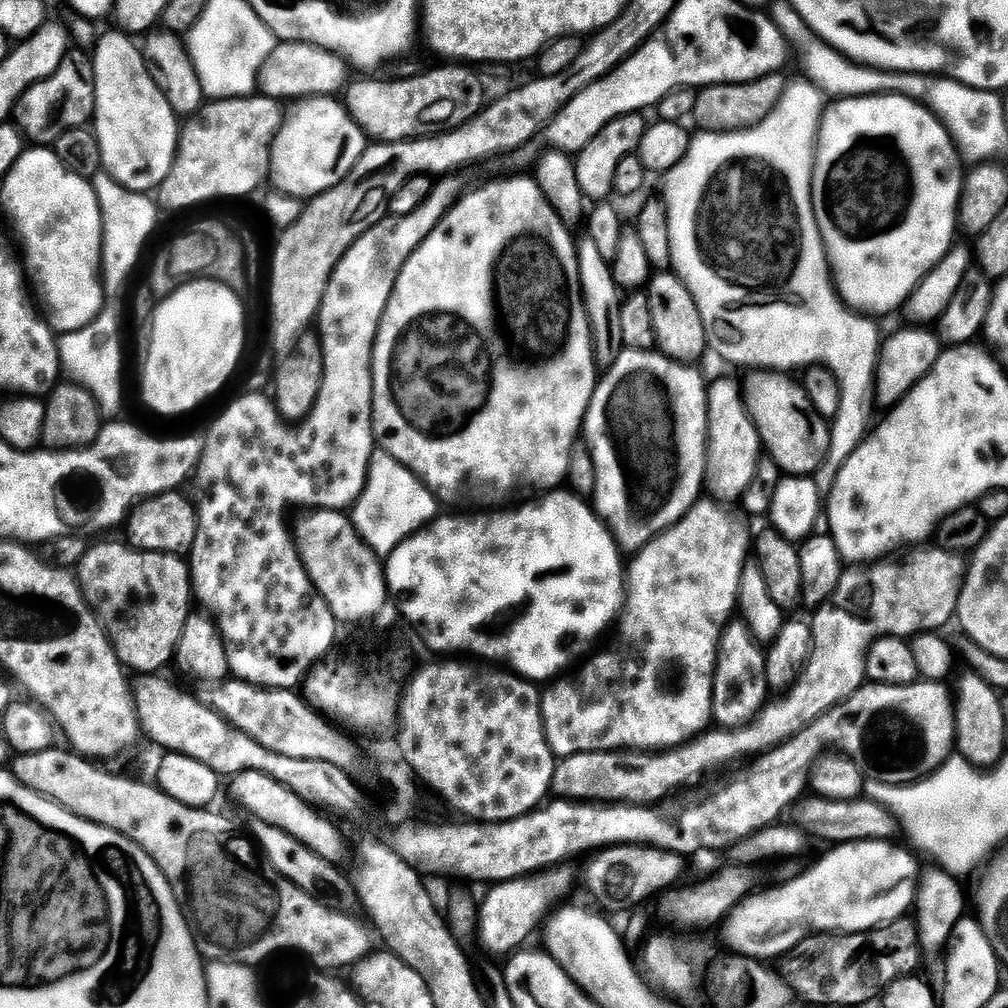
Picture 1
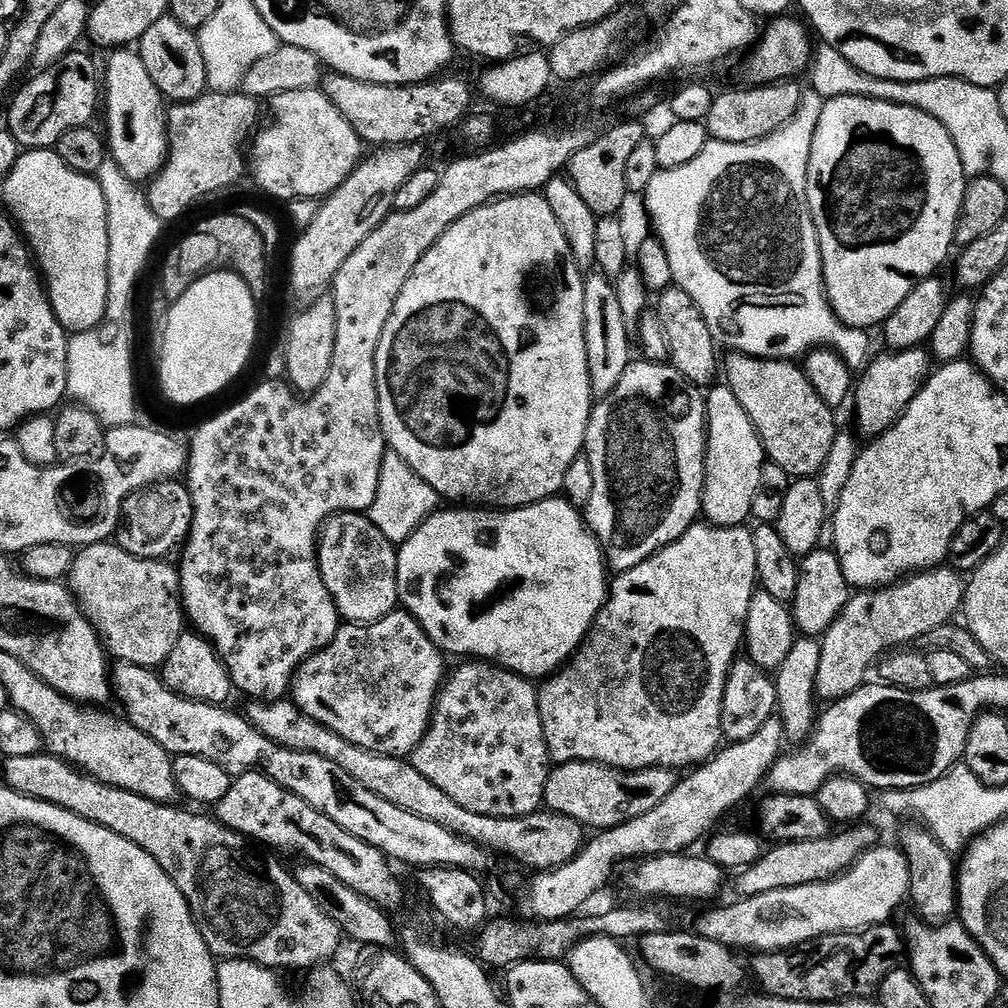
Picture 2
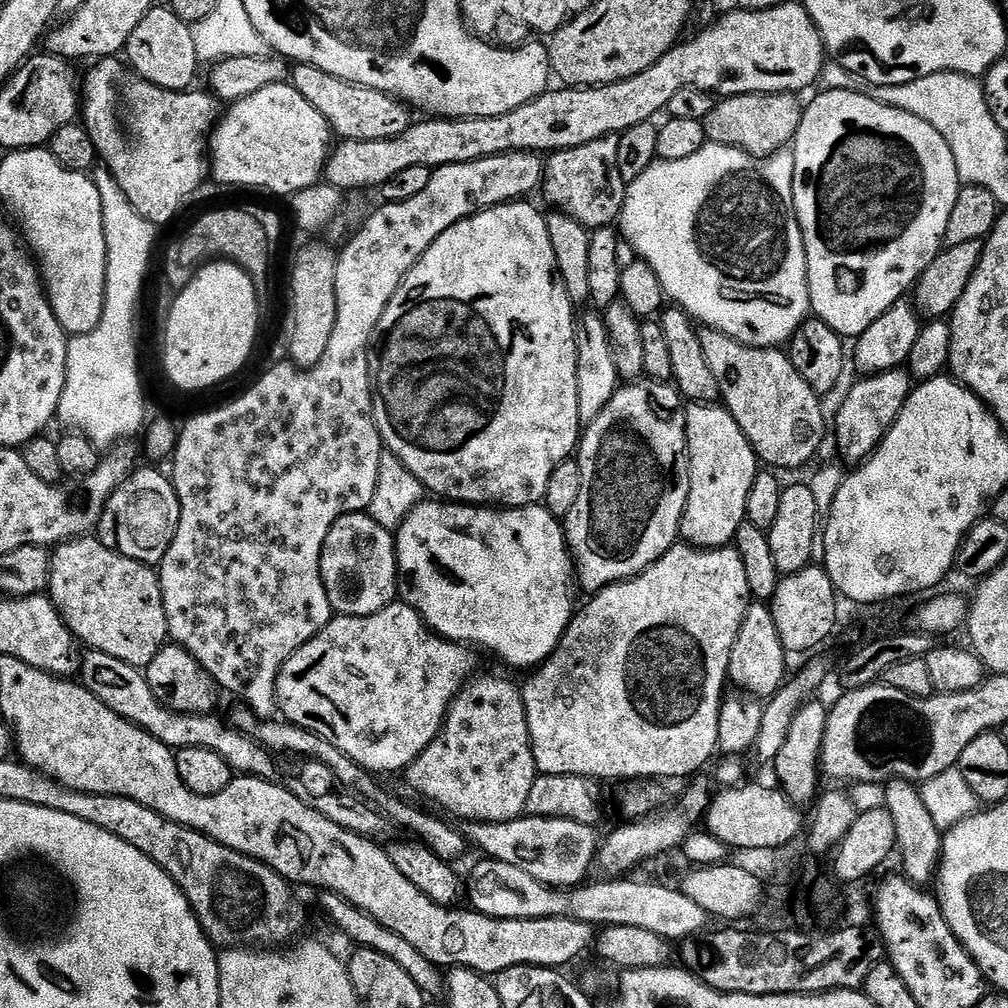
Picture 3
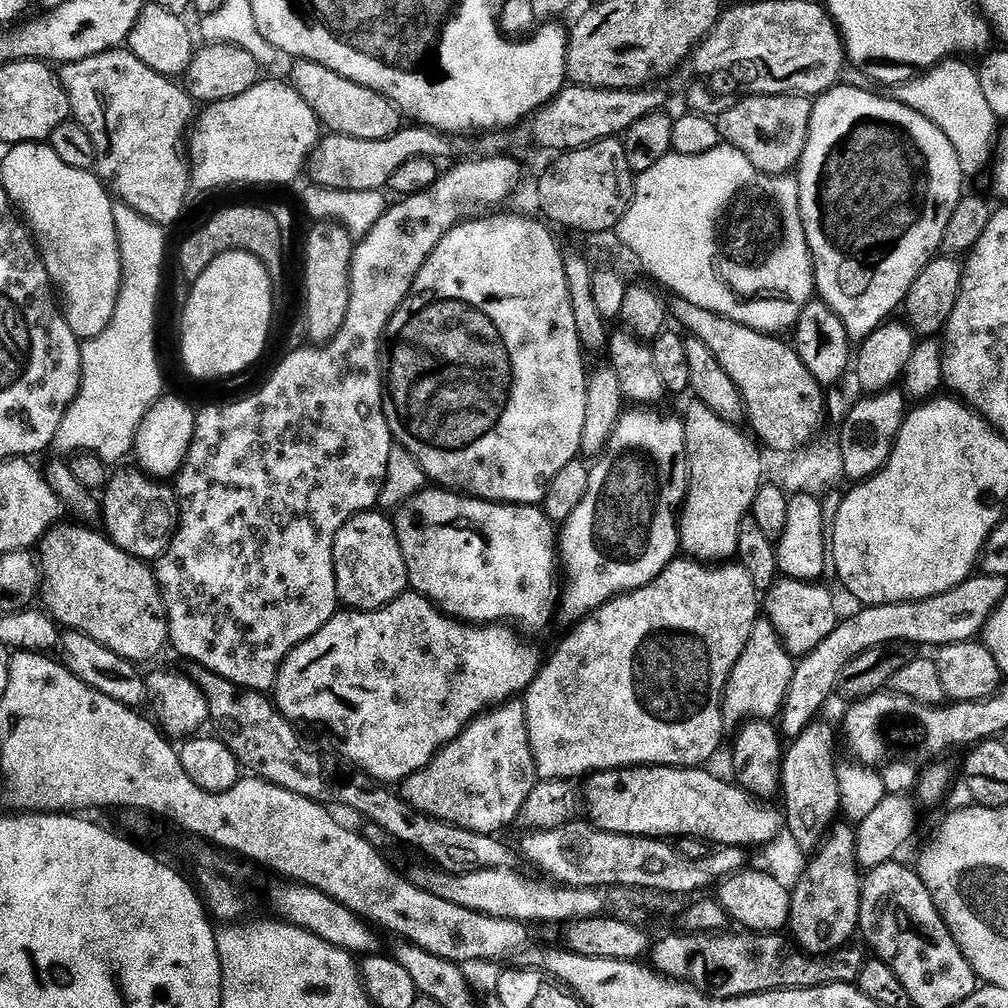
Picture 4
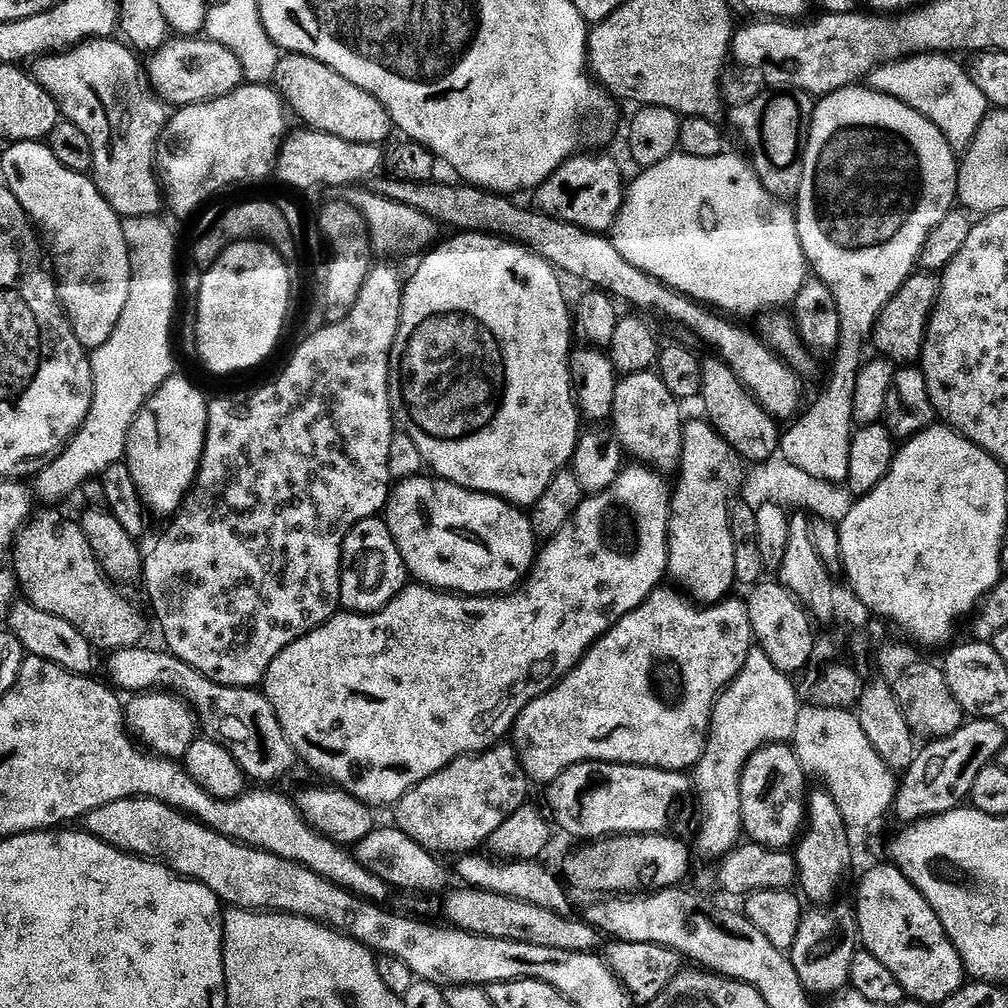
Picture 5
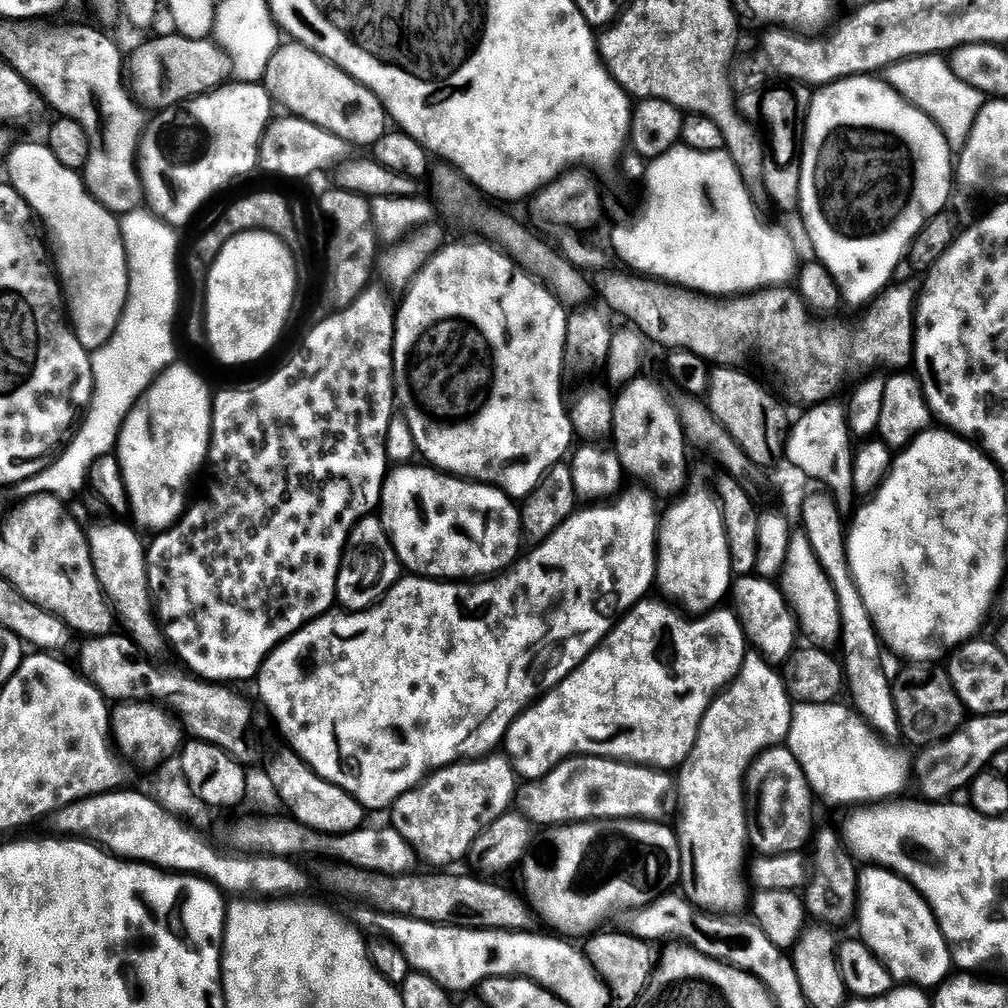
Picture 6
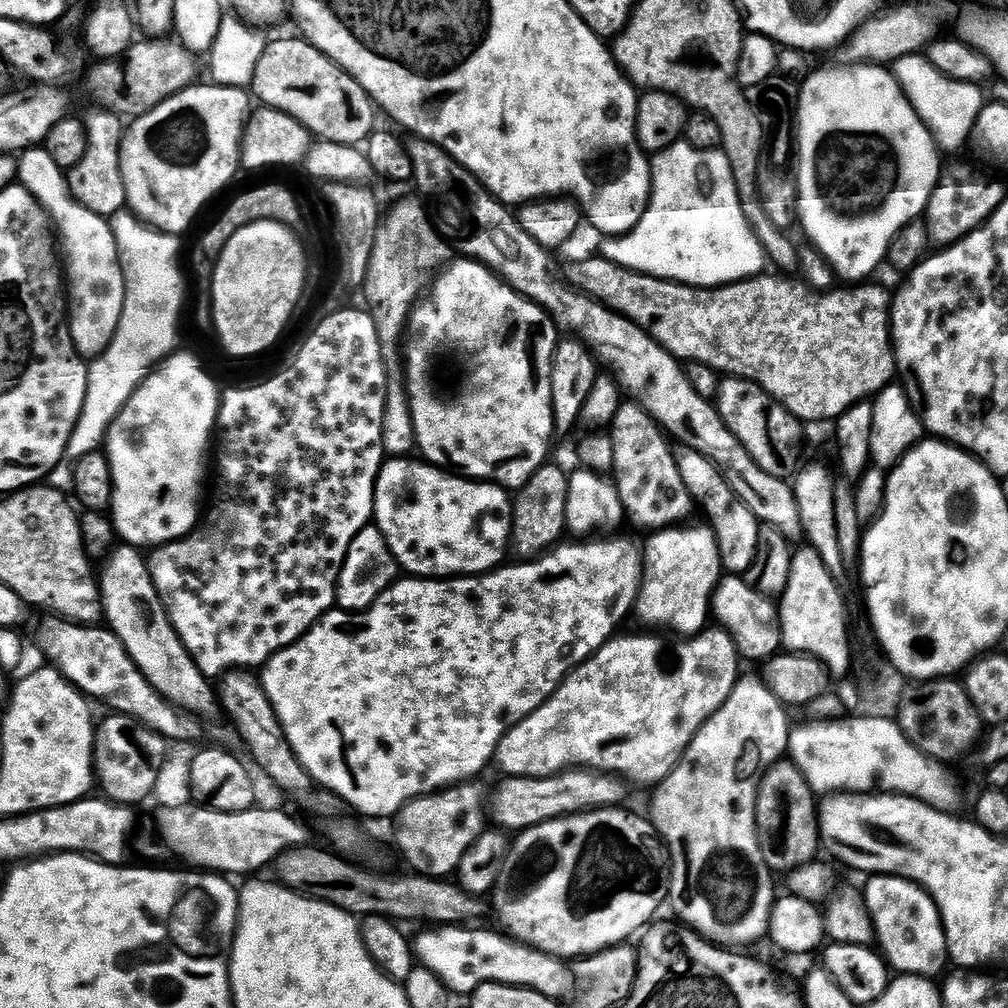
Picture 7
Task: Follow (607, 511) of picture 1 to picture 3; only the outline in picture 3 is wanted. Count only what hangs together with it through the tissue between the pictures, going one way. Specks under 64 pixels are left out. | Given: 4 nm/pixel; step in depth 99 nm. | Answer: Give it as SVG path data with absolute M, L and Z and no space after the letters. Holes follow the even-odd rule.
M644 378L639 382L629 383L627 386L621 387L619 391L613 394L613 398L608 405L600 412L599 419L603 420L620 420L620 425L614 428L615 435L631 434L636 430L636 514L596 514L594 510L594 497L589 495L587 498L581 499L578 506L574 506L574 510L570 510L570 514L566 518L566 535L568 538L568 547L572 553L575 567L578 569L578 584L588 591L588 594L595 594L608 588L611 584L619 584L625 580L630 580L634 576L645 572L652 564L660 561L668 551L671 550L673 544L677 543L680 536L680 523L684 517L686 506L690 503L688 495L690 494L690 458L688 457L688 414L686 411L685 401L682 399L680 389L671 383L665 382L663 379Z

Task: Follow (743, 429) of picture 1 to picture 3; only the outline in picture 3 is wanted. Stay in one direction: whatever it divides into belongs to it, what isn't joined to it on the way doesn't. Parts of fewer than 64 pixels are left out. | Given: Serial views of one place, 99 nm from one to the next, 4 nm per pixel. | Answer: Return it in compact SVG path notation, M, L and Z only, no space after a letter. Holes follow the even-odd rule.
M700 402L687 409L688 457L690 458L690 503L686 506L680 523L680 536L698 548L726 548L736 539L736 532L746 523L748 511L746 498L750 498L750 486L758 471L756 451L750 446L744 431L738 426L727 408L720 402Z

